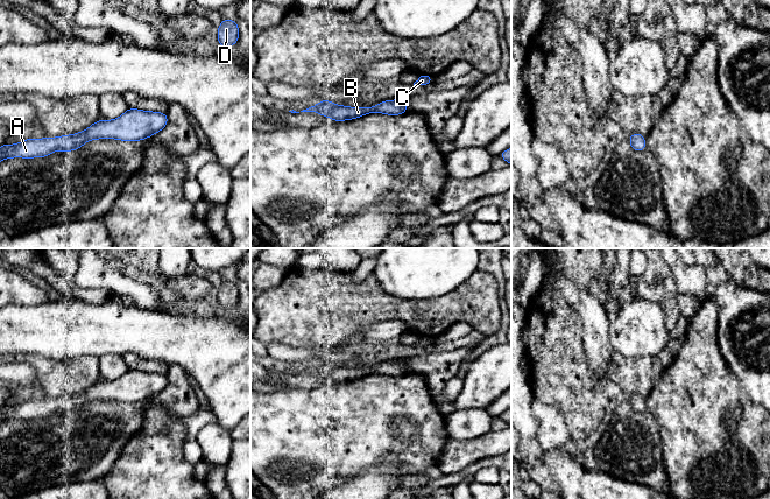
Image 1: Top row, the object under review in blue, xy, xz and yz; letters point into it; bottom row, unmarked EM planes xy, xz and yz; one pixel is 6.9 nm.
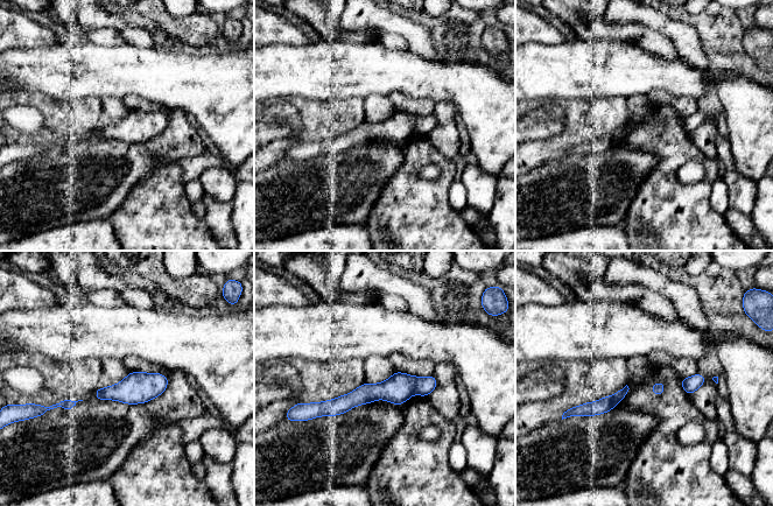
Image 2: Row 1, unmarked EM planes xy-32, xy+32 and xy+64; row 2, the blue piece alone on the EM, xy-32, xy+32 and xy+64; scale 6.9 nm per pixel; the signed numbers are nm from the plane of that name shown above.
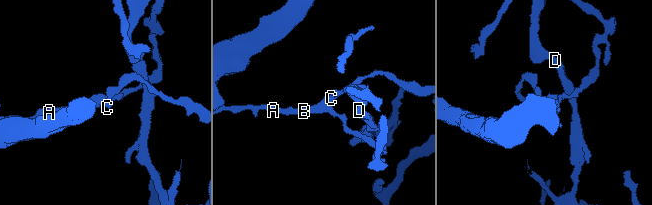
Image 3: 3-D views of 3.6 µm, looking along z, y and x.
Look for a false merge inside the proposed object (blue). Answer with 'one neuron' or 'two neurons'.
one neuron

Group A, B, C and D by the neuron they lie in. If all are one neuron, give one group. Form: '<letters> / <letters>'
A B C D

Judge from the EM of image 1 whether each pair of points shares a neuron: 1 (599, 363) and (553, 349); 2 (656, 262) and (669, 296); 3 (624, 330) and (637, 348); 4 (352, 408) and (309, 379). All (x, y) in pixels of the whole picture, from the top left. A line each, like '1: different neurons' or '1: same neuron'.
1: different neurons
2: same neuron
3: same neuron
4: different neurons

